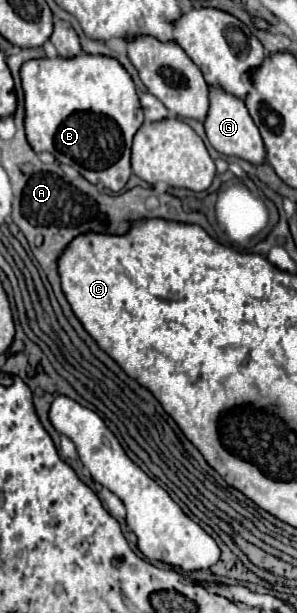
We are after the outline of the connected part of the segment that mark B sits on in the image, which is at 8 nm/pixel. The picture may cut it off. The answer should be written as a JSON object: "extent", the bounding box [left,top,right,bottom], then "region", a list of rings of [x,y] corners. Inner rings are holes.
{"extent":[21,54,143,192],"region":[[[79,54],[71,60],[65,58],[37,58],[25,62],[21,68],[21,84],[25,92],[25,132],[35,152],[49,152],[61,164],[73,166],[83,178],[95,186],[119,192],[131,176],[131,142],[143,124],[143,110],[139,94],[129,72],[115,58],[91,58]]]}

